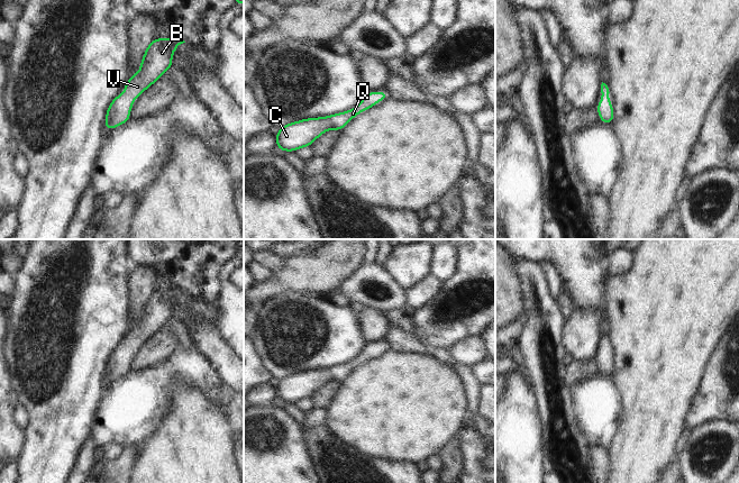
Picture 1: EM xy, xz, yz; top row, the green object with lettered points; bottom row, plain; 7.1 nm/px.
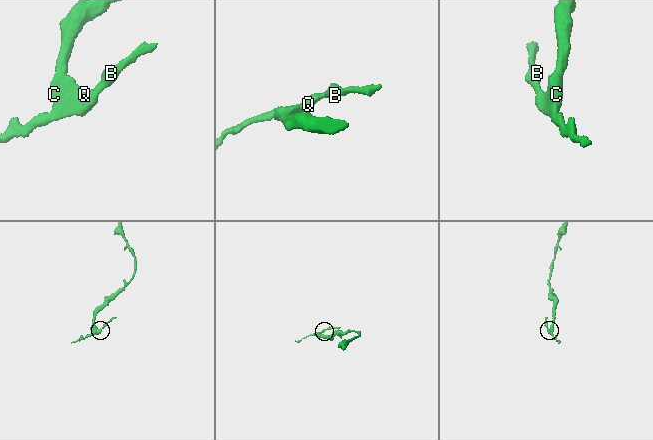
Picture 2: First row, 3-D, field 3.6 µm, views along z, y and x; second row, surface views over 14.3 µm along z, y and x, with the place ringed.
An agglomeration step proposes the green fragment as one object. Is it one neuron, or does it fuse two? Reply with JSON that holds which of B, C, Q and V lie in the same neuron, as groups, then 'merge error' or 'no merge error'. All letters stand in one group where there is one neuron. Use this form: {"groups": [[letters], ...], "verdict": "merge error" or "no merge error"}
{"groups": [["B", "C", "Q", "V"]], "verdict": "no merge error"}

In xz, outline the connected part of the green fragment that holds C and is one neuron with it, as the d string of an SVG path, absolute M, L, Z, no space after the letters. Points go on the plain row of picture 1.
M384 340L380 345L368 343L362 353L348 363L289 374L276 384L276 400L283 403L295 403L301 399L310 399L327 382L341 383L353 370L385 350L389 350L389 347Z

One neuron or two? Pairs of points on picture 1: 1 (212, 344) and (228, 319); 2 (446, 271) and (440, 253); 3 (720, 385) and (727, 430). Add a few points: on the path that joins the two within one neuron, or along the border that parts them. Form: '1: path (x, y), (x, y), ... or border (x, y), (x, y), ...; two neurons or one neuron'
1: border (216, 330), (220, 339), (231, 352); two neurons
2: path (443, 266), (443, 257); one neuron
3: border (727, 419), (712, 419), (699, 426); two neurons

